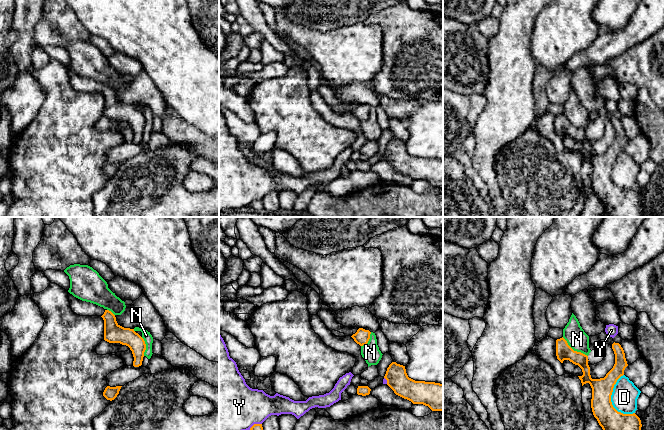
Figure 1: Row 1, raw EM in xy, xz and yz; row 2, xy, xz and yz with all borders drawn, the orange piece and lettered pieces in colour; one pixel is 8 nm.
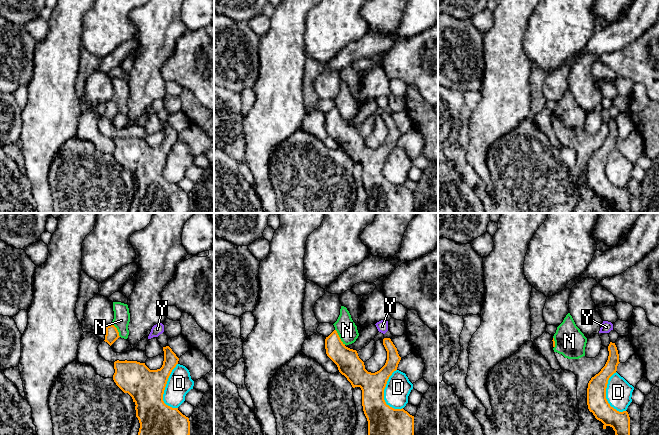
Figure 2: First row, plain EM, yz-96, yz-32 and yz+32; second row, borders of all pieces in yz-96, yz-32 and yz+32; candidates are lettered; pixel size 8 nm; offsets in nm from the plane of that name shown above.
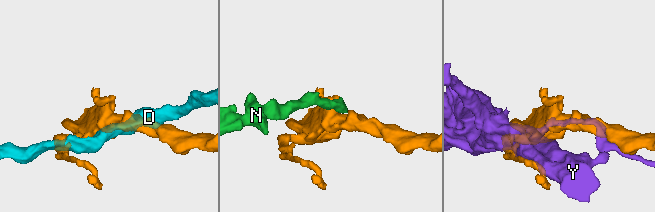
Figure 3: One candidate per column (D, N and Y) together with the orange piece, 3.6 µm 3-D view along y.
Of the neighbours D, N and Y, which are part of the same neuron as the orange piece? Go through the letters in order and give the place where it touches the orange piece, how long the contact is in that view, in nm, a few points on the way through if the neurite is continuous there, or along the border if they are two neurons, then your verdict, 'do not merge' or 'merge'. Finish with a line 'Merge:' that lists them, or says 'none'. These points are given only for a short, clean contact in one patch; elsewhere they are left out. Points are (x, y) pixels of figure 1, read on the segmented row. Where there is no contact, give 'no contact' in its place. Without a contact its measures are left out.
D: yz (610, 400) | 340 nm | do not merge
N: yz (573, 350) | 260 nm | do not merge
Y: xz (255, 424) | 120 nm | do not merge
Merge: none

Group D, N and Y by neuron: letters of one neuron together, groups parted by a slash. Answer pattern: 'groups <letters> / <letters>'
groups D / N / Y

